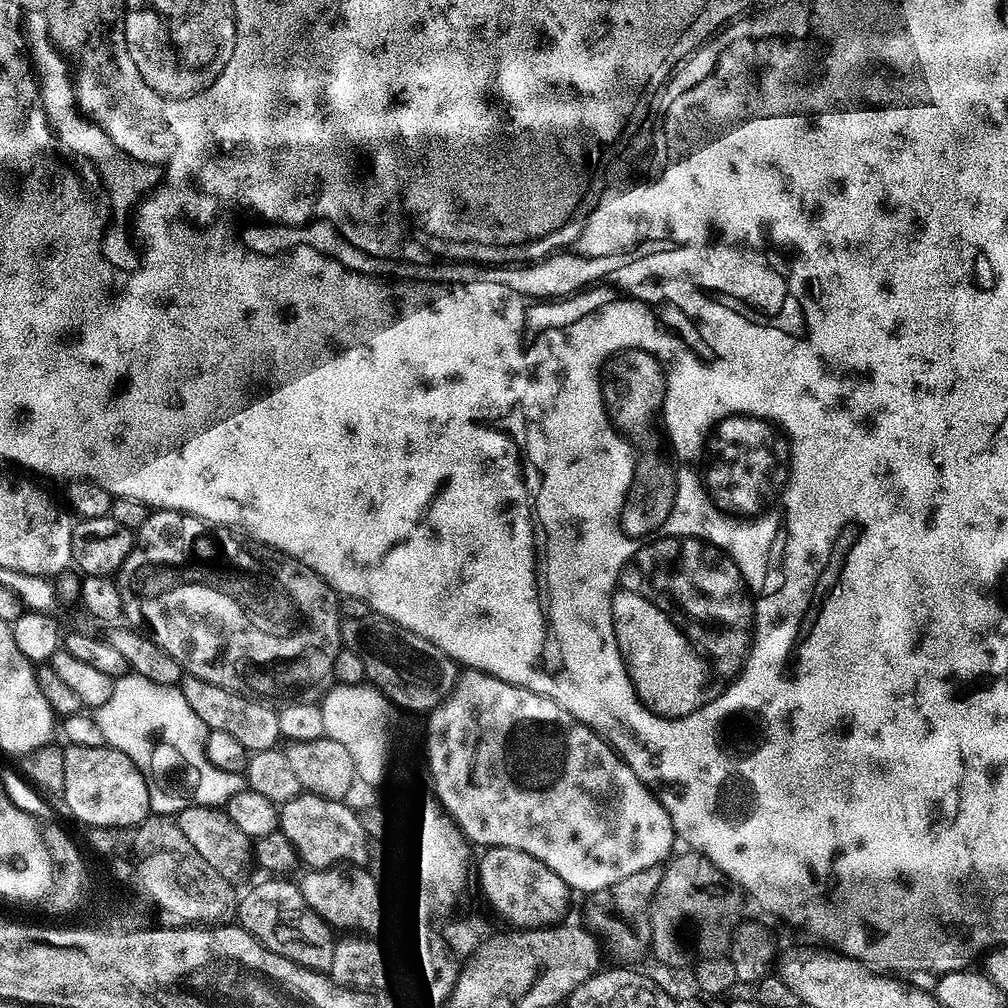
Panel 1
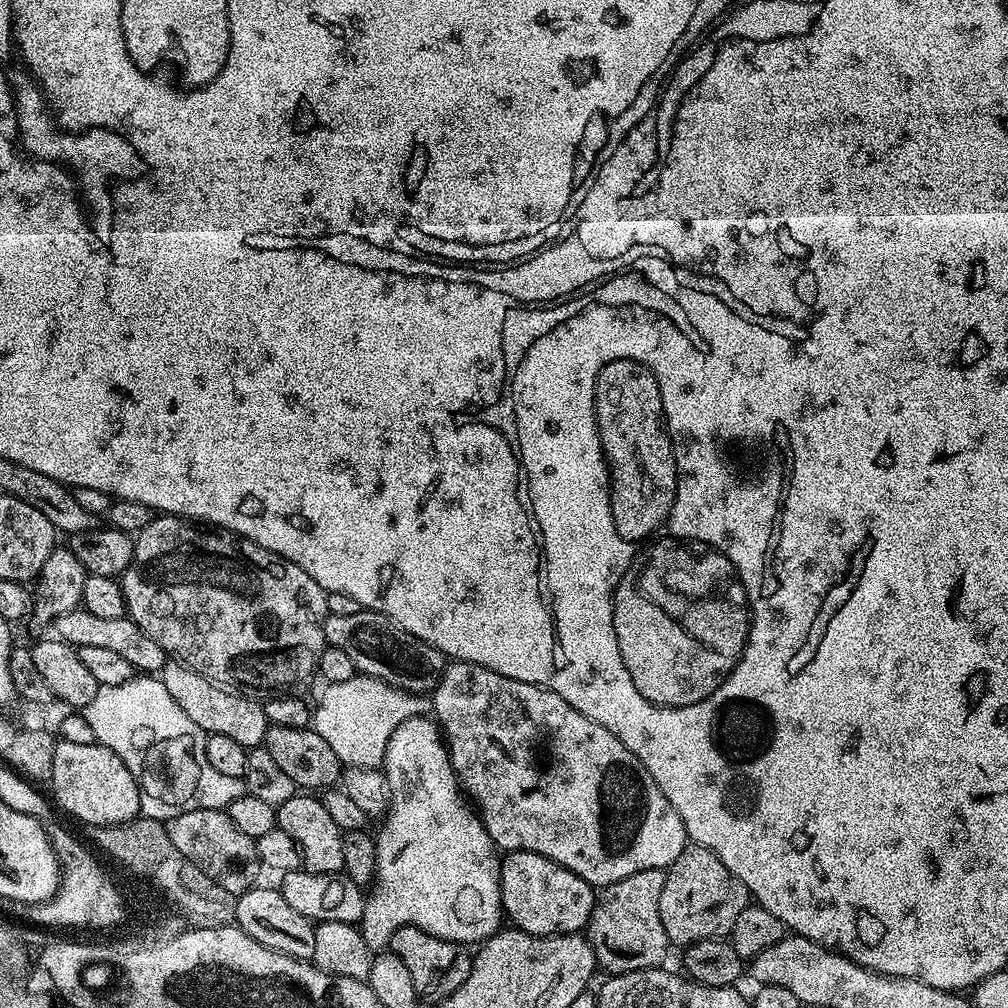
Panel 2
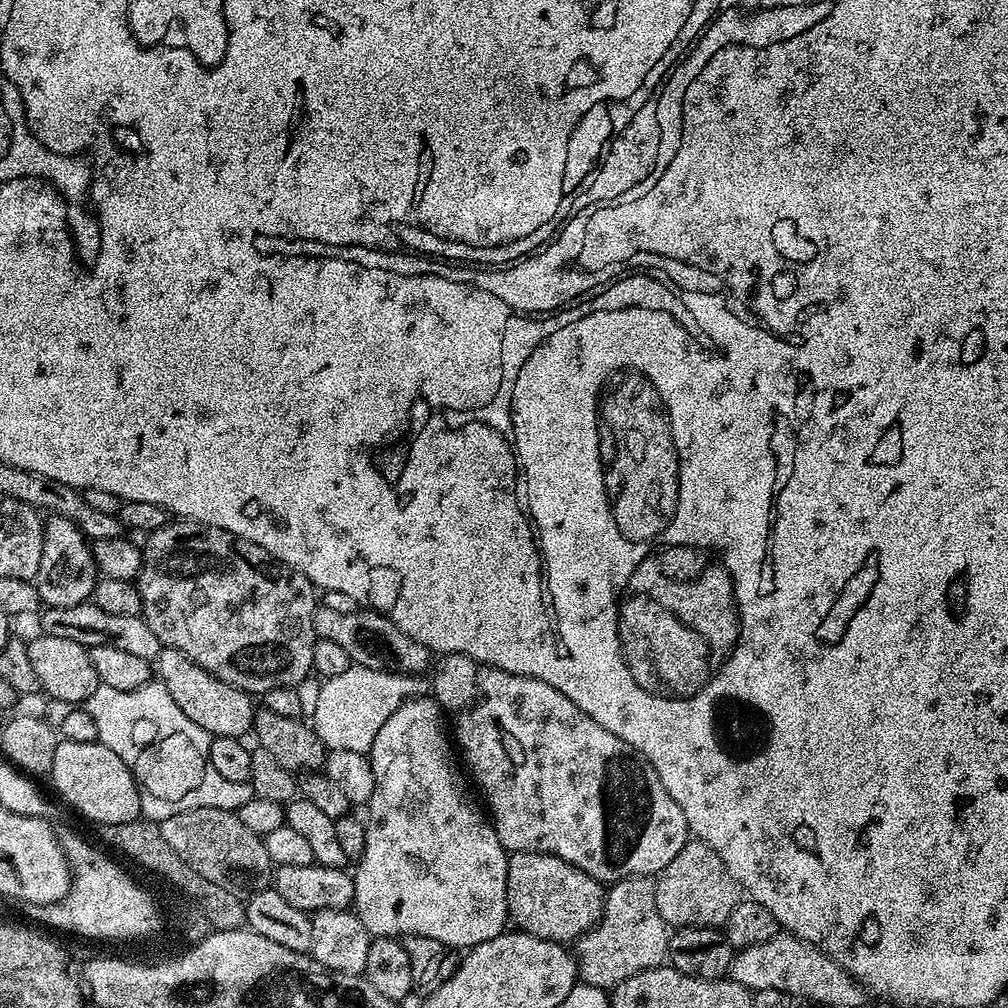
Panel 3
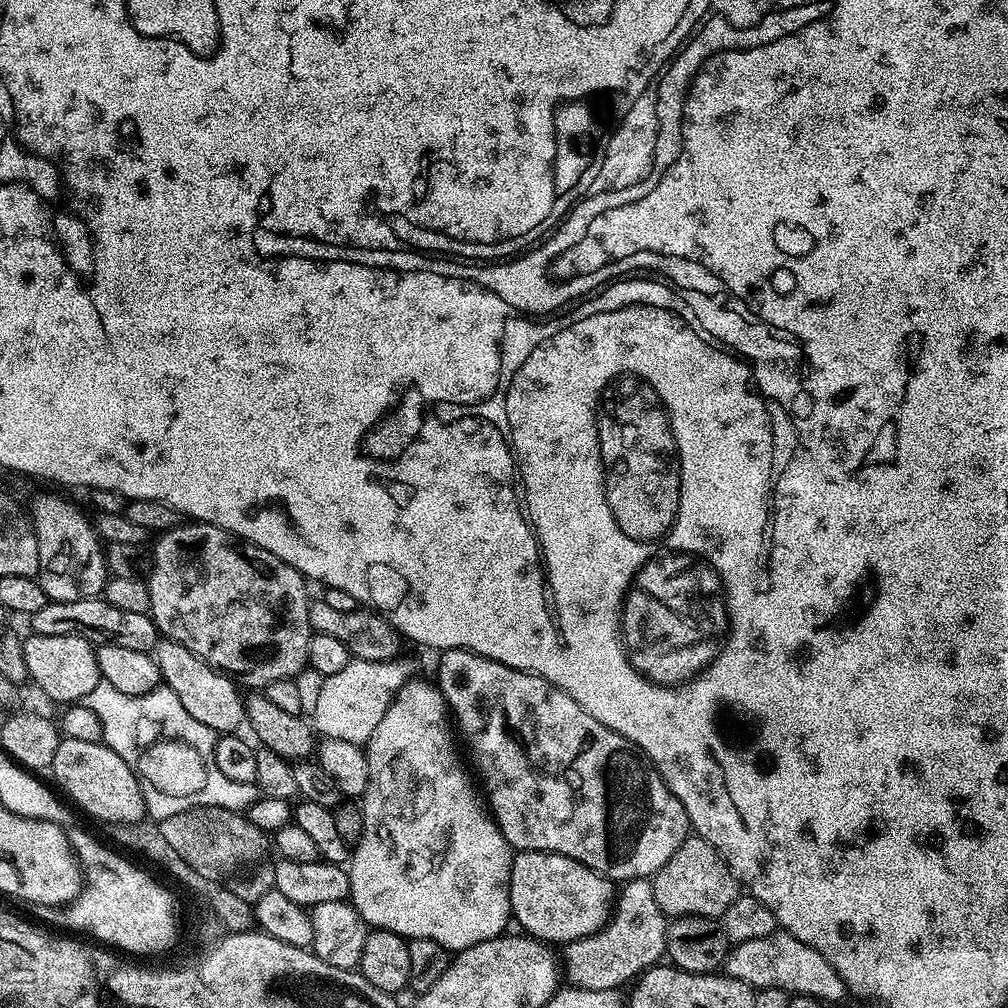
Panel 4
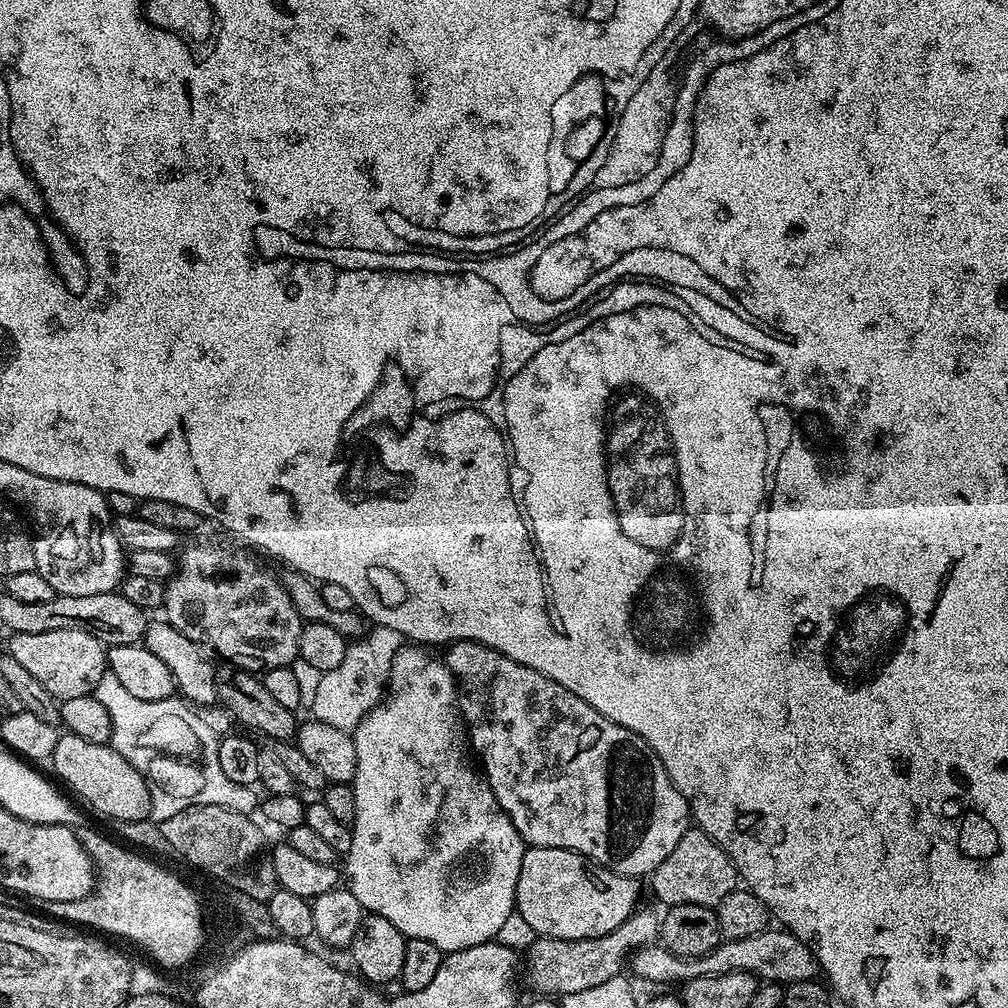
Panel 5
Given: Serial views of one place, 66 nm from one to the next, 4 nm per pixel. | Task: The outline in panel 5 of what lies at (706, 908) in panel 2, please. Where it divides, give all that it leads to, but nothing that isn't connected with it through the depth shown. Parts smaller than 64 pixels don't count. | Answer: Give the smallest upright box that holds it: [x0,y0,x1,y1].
[650,826,738,908]

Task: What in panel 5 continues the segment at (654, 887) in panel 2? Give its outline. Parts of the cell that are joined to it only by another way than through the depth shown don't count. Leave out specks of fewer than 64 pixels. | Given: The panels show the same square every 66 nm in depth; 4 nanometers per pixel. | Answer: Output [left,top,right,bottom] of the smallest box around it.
[528,907,660,998]

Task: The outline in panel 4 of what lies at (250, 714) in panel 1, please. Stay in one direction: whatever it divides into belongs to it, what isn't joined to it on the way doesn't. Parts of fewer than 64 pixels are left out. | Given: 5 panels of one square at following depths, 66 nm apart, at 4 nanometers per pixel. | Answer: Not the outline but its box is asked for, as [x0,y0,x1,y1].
[154,638,246,734]

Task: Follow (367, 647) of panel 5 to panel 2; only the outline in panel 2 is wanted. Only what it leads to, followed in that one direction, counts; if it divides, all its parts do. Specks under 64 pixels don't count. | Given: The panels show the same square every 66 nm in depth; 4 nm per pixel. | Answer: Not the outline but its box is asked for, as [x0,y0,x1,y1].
[314,674,427,769]

